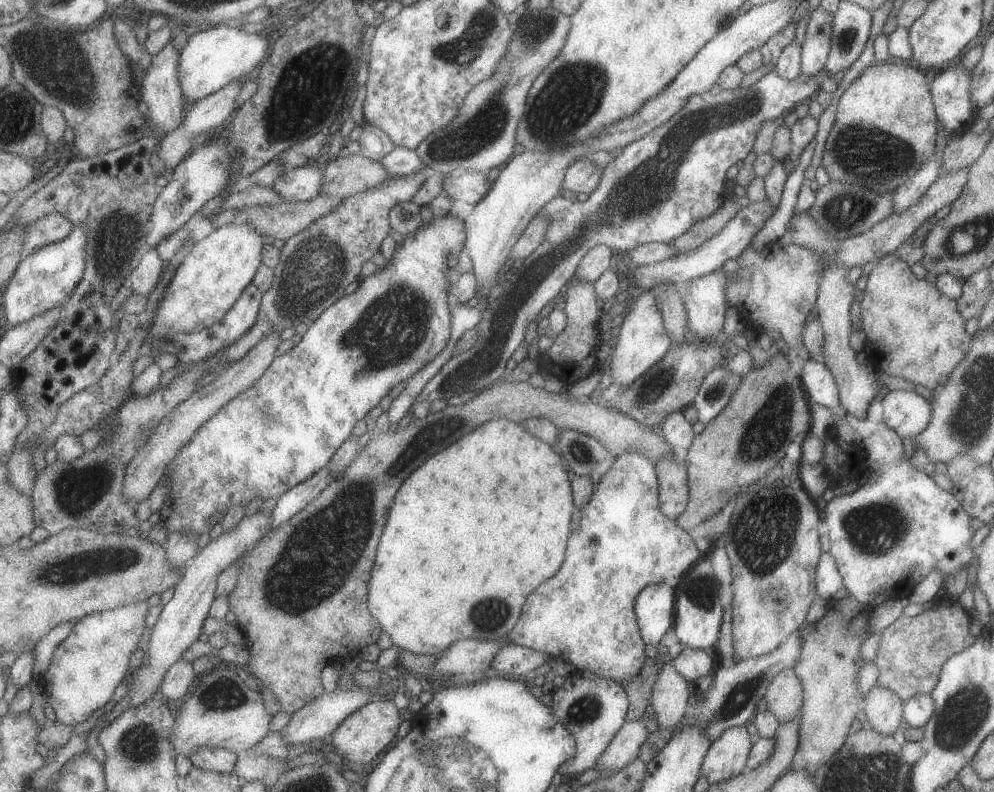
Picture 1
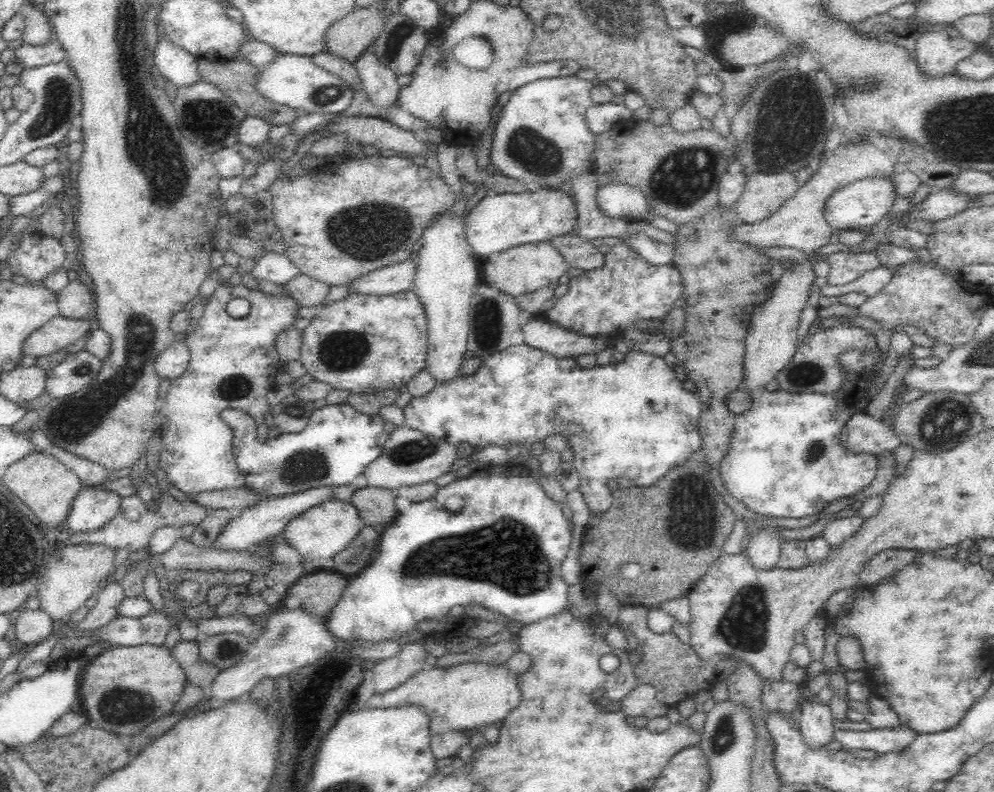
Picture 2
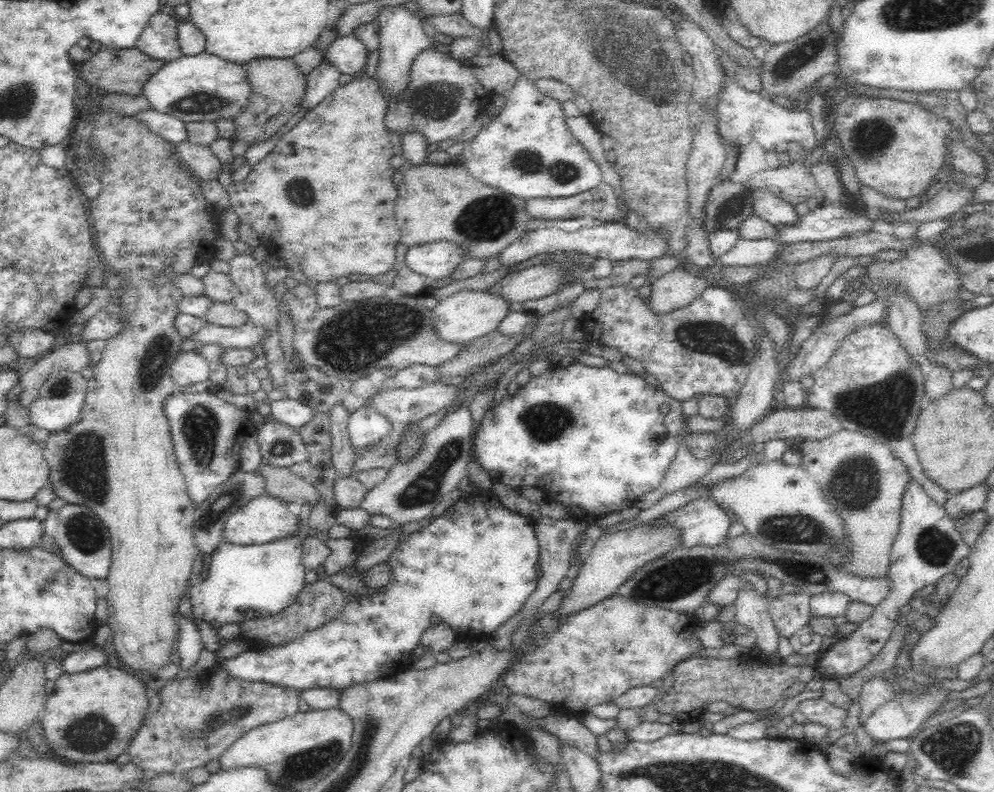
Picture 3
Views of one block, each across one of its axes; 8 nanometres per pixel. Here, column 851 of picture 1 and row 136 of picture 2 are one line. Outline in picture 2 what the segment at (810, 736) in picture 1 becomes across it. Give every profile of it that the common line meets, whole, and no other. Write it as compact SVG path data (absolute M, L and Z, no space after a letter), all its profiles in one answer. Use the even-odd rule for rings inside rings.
M626 119L614 123L607 131L596 135L596 148L592 156L594 171L597 172L598 190L606 184L628 184L640 188L648 197L652 211L663 218L668 218L676 225L691 223L696 218L704 218L713 206L717 205L720 178L727 172L729 163L736 159L735 140L725 138L722 133L710 125L698 130L678 132L670 123L655 126L652 121L636 121Z

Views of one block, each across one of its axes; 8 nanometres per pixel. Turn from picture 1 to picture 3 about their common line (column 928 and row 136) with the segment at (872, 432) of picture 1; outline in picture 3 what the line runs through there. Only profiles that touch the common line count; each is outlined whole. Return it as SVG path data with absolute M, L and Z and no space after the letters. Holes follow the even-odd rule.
M520 75L504 95L506 102L500 113L491 121L488 120L488 125L482 127L474 139L463 143L465 147L458 155L462 166L471 176L501 192L525 199L571 197L603 182L600 167L568 128L567 117L559 100L538 90L525 75Z

